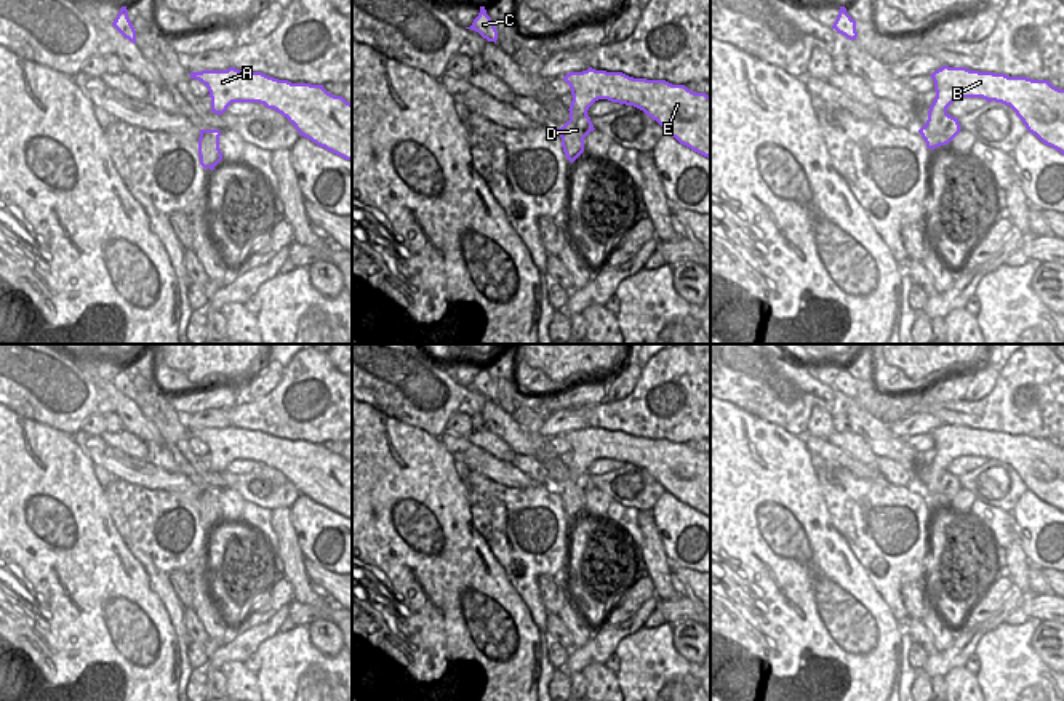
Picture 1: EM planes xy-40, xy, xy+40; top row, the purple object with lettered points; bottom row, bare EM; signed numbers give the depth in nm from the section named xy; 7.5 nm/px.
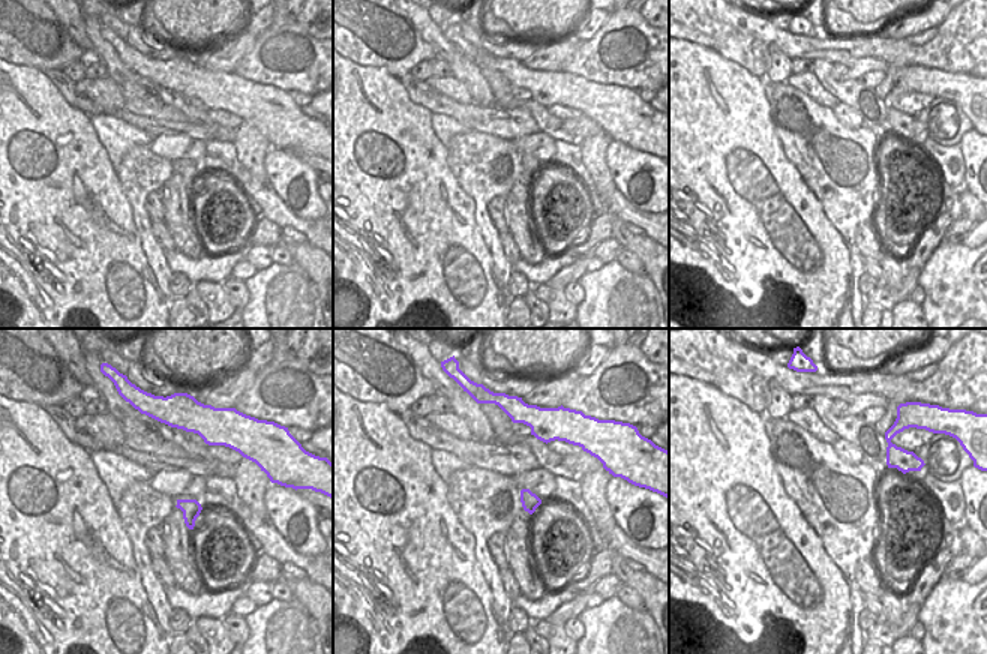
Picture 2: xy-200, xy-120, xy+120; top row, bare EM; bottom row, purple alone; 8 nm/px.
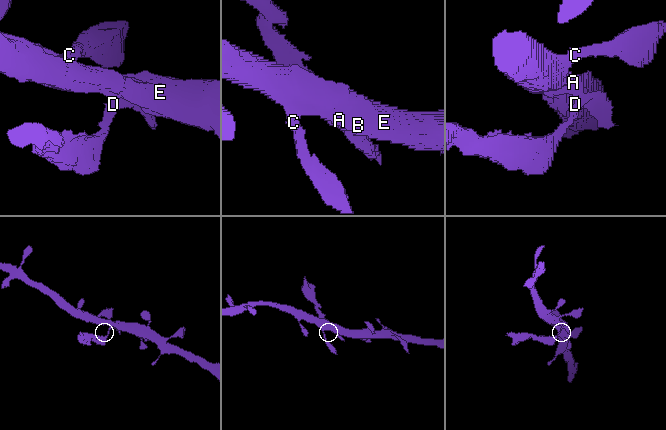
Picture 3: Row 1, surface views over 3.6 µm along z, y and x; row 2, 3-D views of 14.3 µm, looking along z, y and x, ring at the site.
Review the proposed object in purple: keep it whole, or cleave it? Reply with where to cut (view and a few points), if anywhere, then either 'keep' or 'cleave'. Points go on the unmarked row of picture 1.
xy+40 (930, 464), (938, 474), (946, 472) | cleave

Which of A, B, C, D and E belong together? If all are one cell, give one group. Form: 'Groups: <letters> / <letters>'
Groups: A B C E / D.

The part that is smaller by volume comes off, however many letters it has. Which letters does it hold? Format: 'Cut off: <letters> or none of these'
Cut off: D

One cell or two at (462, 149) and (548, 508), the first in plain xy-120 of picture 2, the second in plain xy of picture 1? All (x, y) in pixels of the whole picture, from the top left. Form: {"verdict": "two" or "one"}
{"verdict": "one"}

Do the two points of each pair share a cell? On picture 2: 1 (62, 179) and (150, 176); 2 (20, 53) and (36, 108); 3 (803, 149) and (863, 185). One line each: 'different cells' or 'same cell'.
1: different cells
2: different cells
3: same cell

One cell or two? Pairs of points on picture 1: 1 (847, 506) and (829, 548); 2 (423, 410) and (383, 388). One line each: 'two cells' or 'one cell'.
1: two cells
2: one cell

